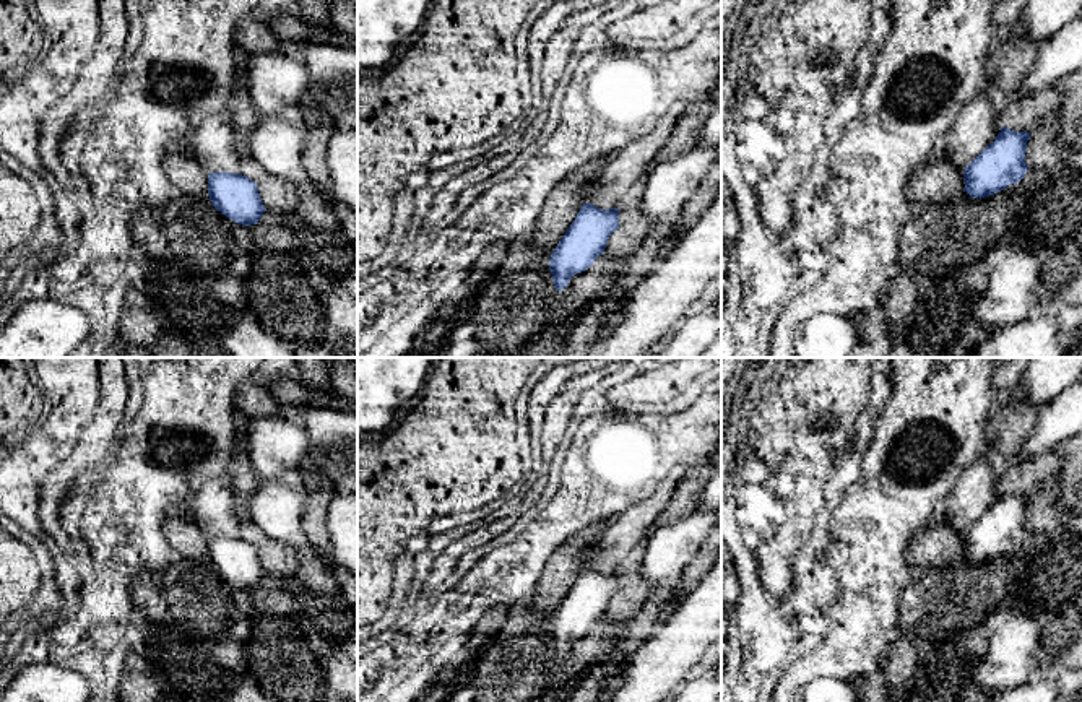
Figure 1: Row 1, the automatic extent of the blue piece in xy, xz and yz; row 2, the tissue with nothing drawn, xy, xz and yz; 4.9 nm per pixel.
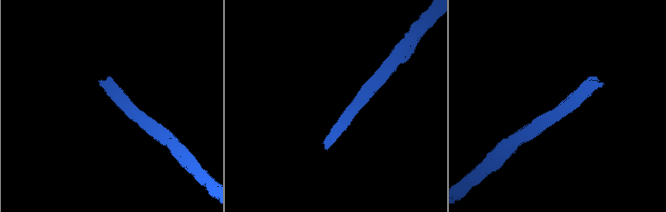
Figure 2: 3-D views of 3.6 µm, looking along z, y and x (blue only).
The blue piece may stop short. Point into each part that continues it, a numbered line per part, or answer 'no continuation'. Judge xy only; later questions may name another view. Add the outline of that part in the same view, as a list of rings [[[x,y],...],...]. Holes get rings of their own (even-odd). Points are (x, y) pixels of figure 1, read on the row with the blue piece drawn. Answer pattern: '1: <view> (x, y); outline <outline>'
no continuation

